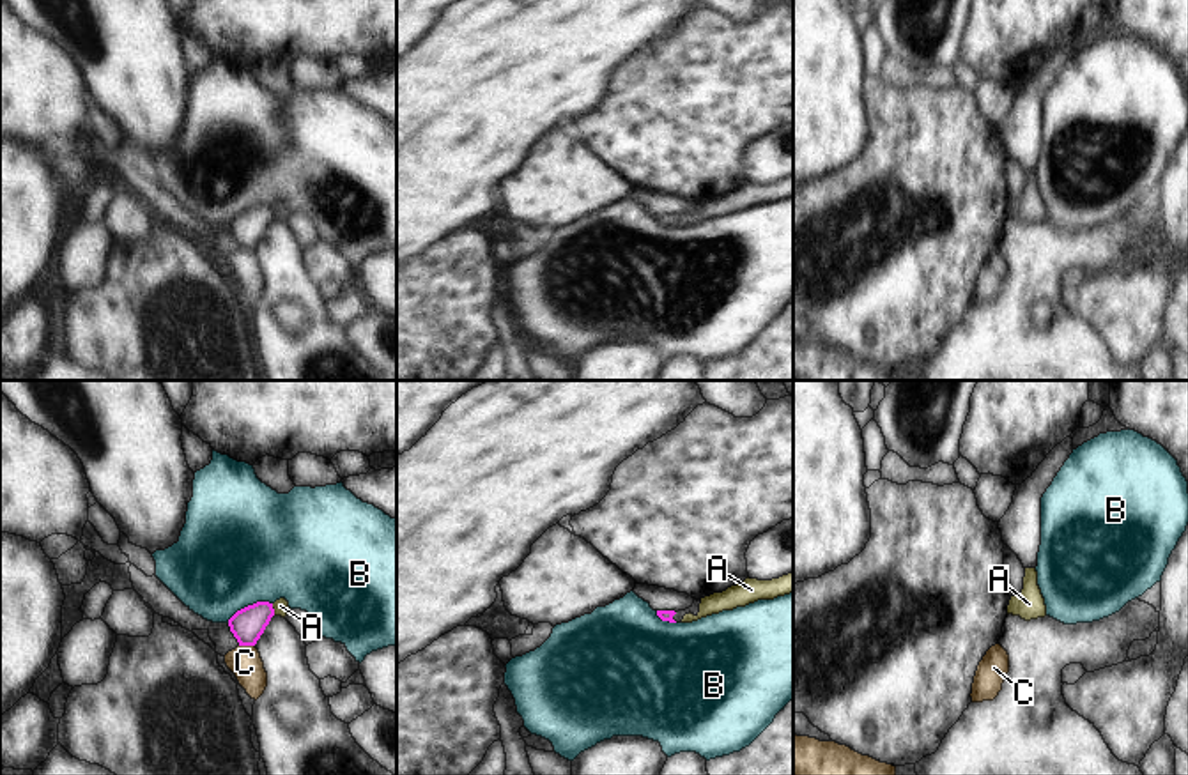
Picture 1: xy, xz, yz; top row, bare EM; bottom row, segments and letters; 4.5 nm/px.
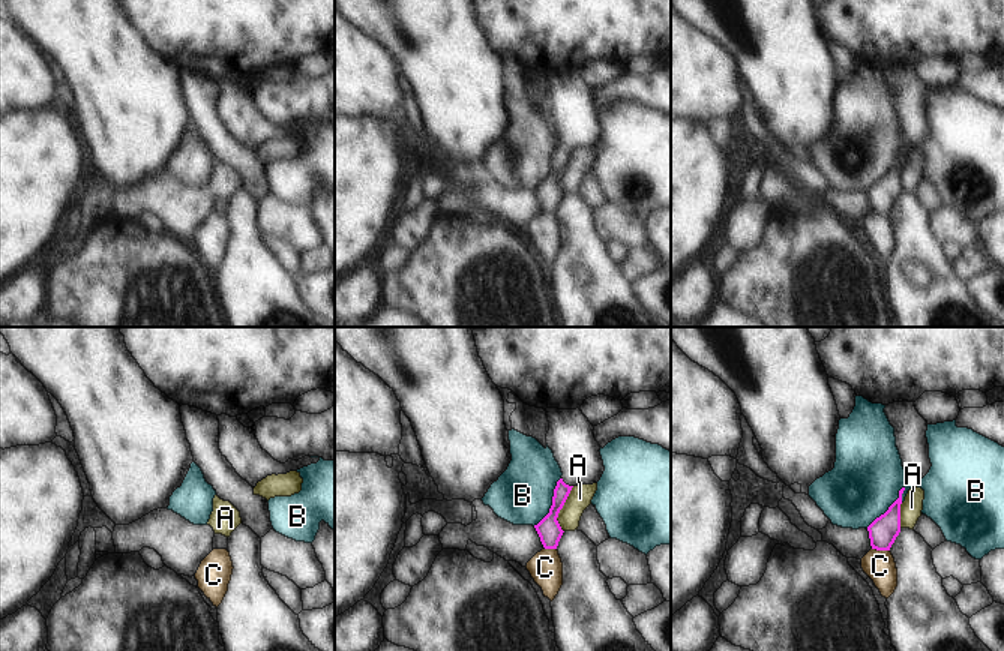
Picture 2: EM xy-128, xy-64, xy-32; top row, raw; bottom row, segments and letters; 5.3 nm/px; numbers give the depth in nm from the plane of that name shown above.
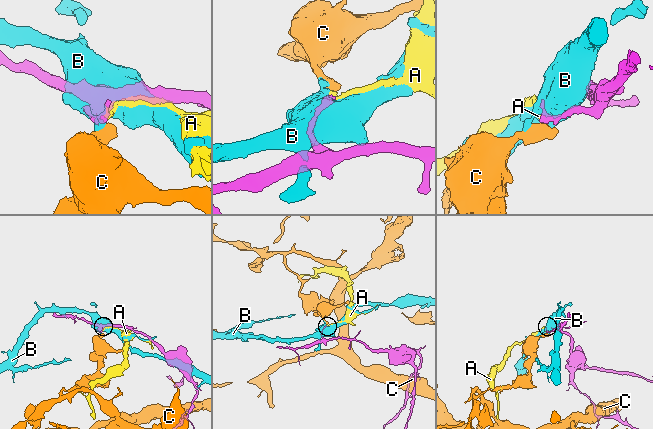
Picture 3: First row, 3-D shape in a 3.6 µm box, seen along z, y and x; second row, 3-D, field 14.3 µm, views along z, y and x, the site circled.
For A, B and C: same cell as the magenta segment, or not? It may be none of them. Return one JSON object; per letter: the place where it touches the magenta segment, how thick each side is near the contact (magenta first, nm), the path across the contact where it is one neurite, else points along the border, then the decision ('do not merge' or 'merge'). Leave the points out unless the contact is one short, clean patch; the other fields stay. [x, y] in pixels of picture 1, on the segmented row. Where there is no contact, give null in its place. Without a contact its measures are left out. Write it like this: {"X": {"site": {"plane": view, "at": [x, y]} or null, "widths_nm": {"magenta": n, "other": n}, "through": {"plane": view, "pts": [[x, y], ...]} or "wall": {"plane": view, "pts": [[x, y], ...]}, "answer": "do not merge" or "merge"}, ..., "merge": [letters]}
{"A": {"site": {"plane": "xy", "at": [273, 609]}, "widths_nm": {"magenta": 150, "other": 70}, "wall": {"plane": "xy", "pts": [[271, 604], [275, 614]]}, "answer": "do not merge"}, "B": {"site": {"plane": "xy", "at": [248, 606]}, "widths_nm": {"magenta": 150, "other": 500}, "answer": "do not merge"}, "C": {"site": {"plane": "xy", "at": [246, 644]}, "widths_nm": {"magenta": 150, "other": 150}, "answer": "do not merge"}, "merge": []}

